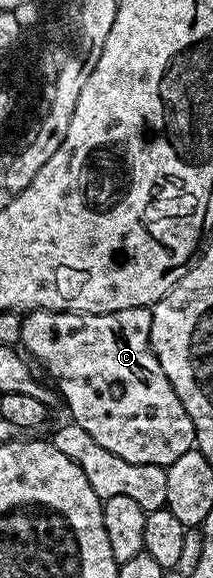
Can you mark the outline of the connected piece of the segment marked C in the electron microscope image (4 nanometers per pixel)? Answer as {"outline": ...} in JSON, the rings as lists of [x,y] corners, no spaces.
{"outline":[[[36,308],[20,317],[19,344],[34,361],[37,359],[39,363],[45,364],[57,379],[60,399],[63,404],[65,400],[69,407],[73,415],[70,416],[72,423],[83,426],[83,430],[87,430],[87,434],[91,434],[91,438],[95,438],[103,450],[119,454],[119,458],[126,462],[154,464],[166,469],[171,462],[175,462],[175,458],[194,451],[197,435],[191,414],[183,410],[179,394],[171,386],[167,374],[163,374],[163,366],[153,352],[149,341],[152,317],[149,308],[115,310],[107,314],[52,312],[46,308]]]}

